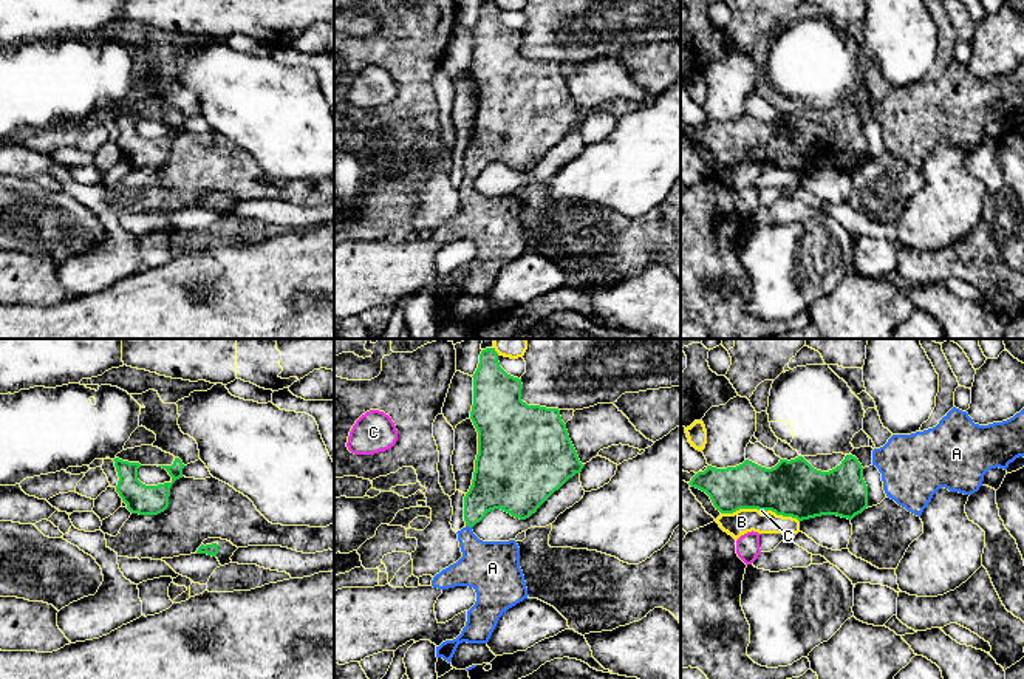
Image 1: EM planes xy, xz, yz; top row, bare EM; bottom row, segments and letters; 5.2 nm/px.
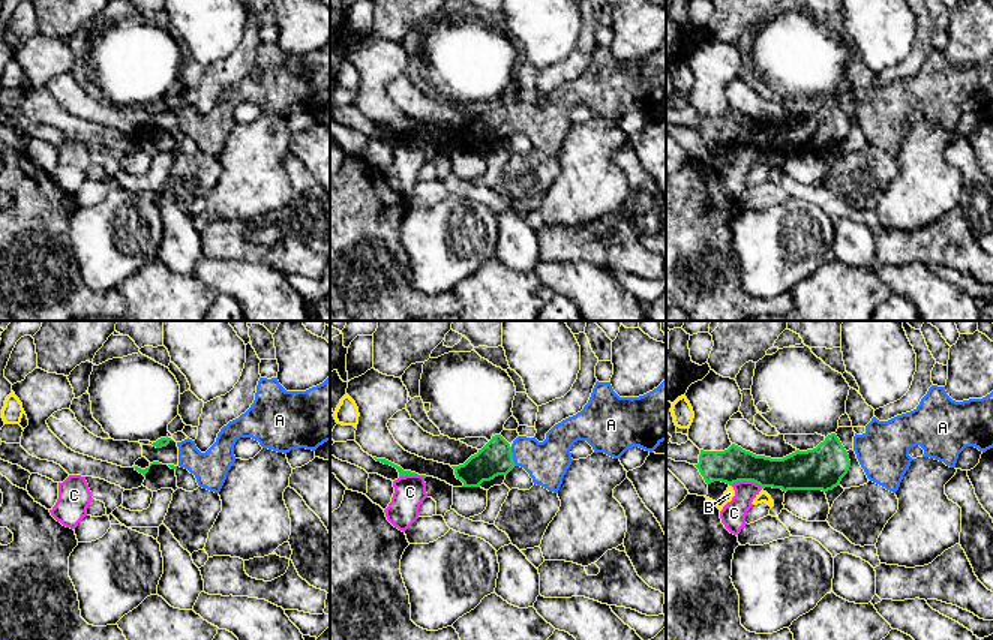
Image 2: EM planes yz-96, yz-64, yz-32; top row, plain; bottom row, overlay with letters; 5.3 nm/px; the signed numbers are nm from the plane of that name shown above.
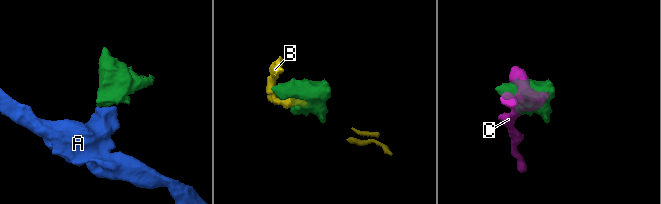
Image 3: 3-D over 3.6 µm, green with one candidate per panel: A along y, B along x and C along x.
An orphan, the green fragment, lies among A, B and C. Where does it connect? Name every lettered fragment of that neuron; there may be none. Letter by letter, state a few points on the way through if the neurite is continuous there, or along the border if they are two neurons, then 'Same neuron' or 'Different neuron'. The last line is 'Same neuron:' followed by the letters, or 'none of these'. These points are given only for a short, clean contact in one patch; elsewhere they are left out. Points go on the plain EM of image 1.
A: Path across: xz (495, 139), (475, 160), (469, 180), (471, 200), (492, 221). Same neuron
B: Different neuron
C: Different neuron
Same neuron: A

